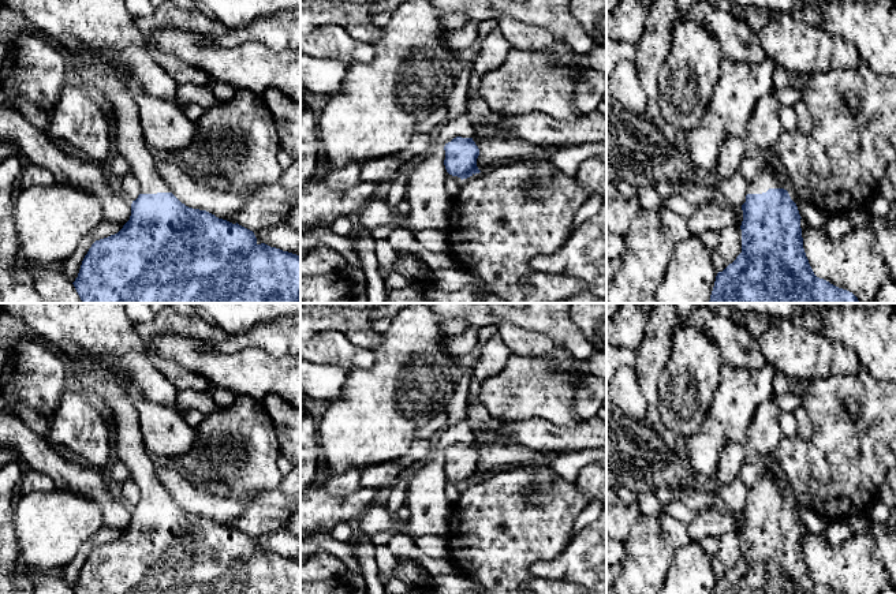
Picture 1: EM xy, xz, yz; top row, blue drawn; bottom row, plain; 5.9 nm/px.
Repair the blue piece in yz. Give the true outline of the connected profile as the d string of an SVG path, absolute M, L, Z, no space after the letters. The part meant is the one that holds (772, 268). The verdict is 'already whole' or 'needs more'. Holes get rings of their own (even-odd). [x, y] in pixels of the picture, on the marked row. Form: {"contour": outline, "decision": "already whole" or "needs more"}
{"contour": "M770 157L764 164L747 183L742 205L742 253L717 273L709 303L860 303L852 292L814 274L803 249L798 206L776 176L781 168Z", "decision": "needs more"}

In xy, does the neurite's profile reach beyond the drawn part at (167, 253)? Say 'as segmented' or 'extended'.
extended

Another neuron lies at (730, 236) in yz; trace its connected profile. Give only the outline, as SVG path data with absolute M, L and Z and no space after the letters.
M729 221L718 231L718 243L712 250L714 268L723 272L742 253L742 229L740 225Z

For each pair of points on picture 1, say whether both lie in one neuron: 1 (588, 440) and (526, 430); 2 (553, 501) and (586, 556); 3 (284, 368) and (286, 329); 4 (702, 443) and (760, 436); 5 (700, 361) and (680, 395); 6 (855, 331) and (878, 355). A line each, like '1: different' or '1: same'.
1: same
2: different
3: different
4: different
5: same
6: same

